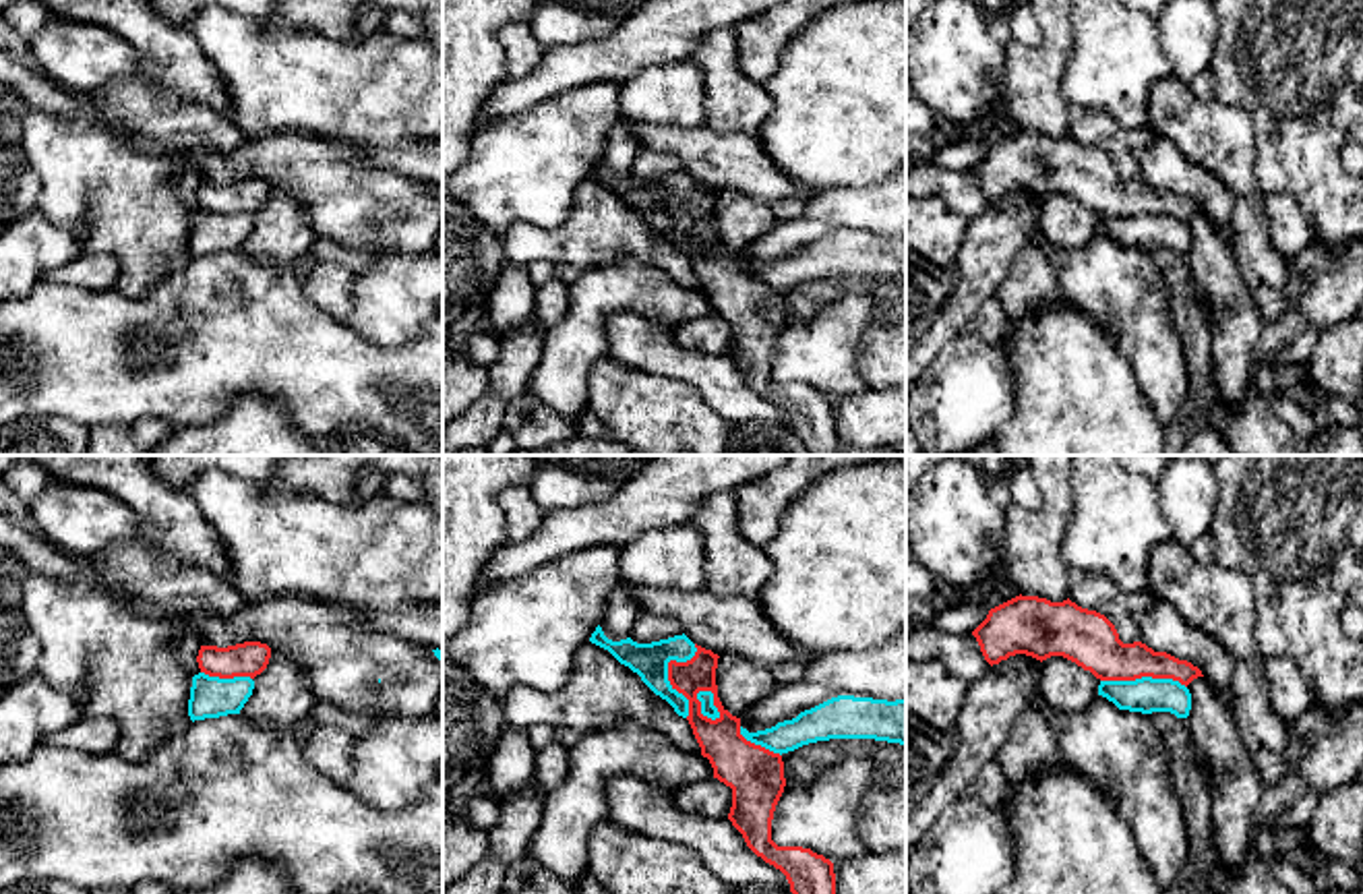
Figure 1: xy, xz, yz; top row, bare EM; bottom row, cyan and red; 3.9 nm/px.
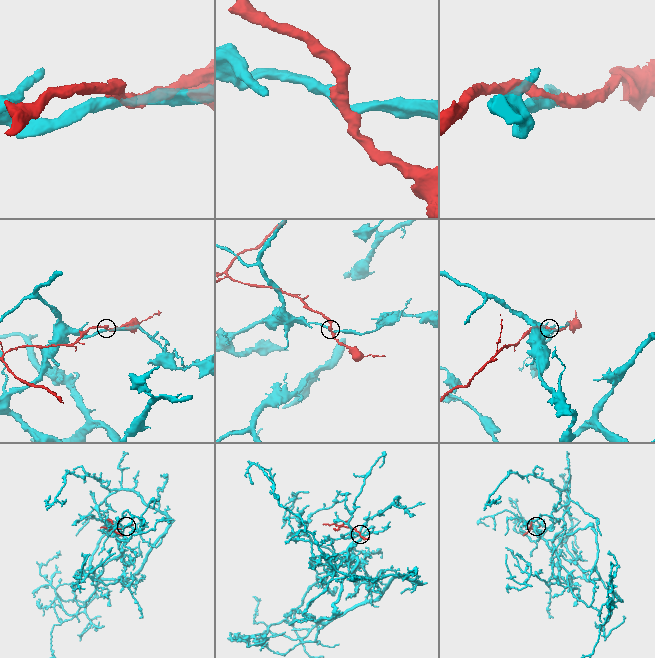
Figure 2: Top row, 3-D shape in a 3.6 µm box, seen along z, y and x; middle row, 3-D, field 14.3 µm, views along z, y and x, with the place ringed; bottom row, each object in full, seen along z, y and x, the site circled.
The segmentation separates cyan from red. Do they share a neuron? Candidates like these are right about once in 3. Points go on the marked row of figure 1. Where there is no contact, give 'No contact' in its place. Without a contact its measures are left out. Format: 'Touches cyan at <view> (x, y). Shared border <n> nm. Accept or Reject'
Touches cyan at xz (667, 673). Shared border 300 nm. Reject

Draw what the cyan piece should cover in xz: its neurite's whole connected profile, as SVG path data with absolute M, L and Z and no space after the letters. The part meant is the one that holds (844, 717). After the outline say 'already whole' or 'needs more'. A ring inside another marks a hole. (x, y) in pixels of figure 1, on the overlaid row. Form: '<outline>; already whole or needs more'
M838 695L765 731L749 733L740 726L740 735L780 755L829 739L906 745L906 699Z; already whole

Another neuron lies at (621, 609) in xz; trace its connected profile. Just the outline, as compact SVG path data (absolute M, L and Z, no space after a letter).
M620 584L608 596L606 615L600 627L604 635L612 642L627 639L631 637L631 629L639 613L639 602L633 598L631 590Z

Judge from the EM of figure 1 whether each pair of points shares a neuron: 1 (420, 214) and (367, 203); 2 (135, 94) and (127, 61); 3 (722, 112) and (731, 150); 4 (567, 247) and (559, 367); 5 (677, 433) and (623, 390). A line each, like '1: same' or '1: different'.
1: same
2: different
3: different
4: different
5: same

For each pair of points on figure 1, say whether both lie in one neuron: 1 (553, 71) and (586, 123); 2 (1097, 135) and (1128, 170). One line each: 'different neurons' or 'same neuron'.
1: different neurons
2: same neuron

